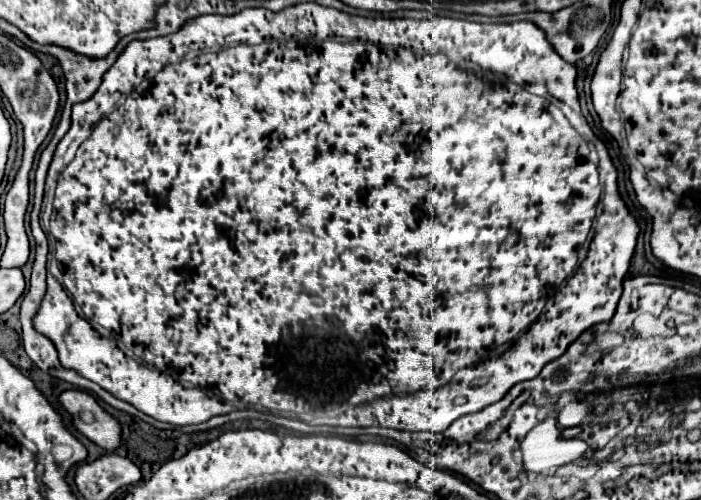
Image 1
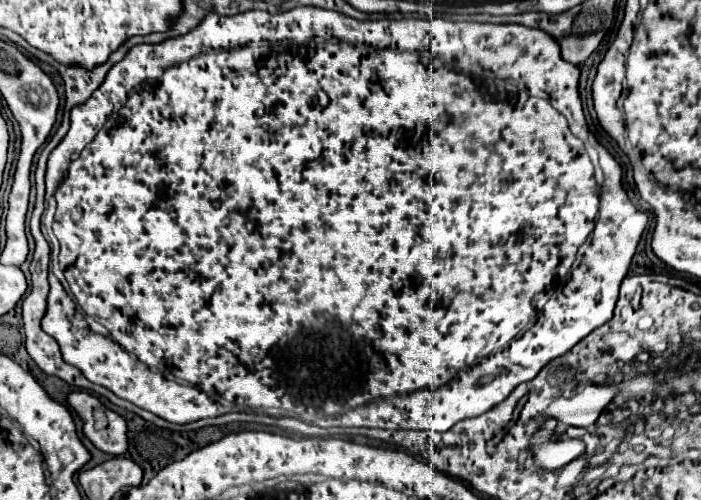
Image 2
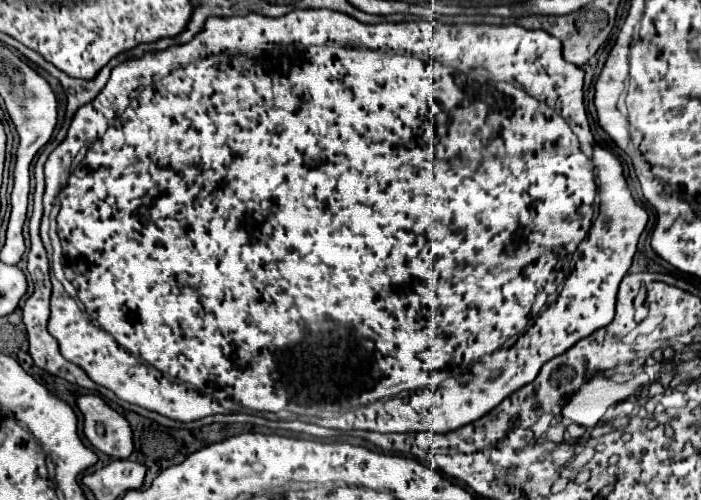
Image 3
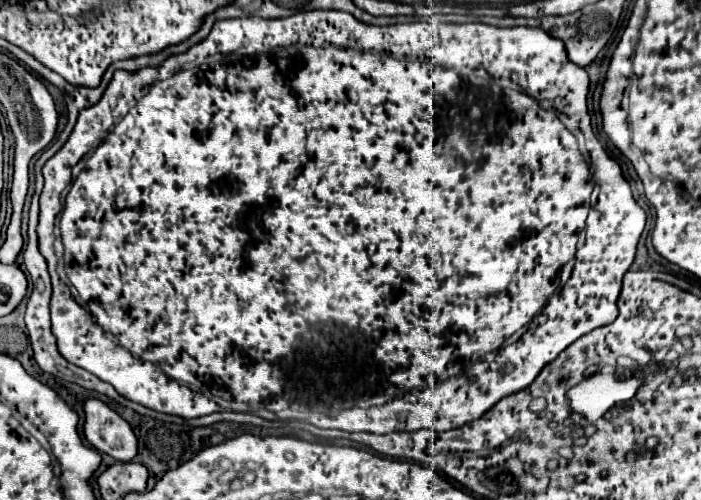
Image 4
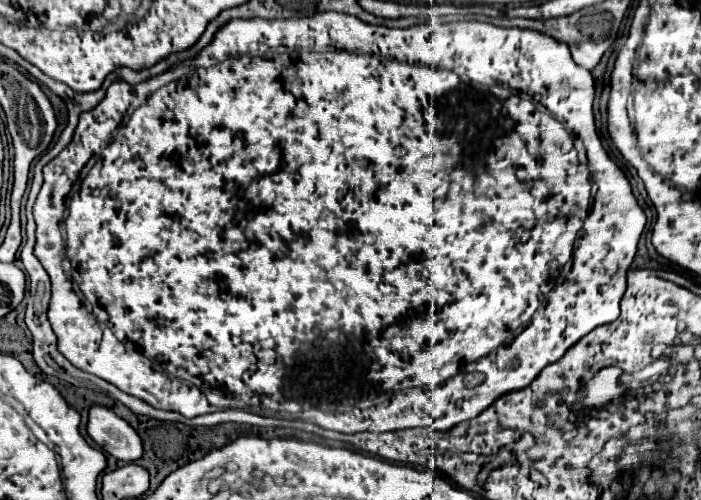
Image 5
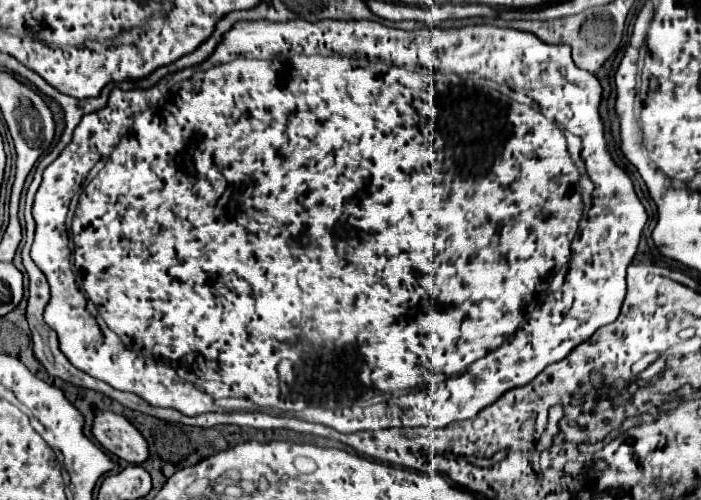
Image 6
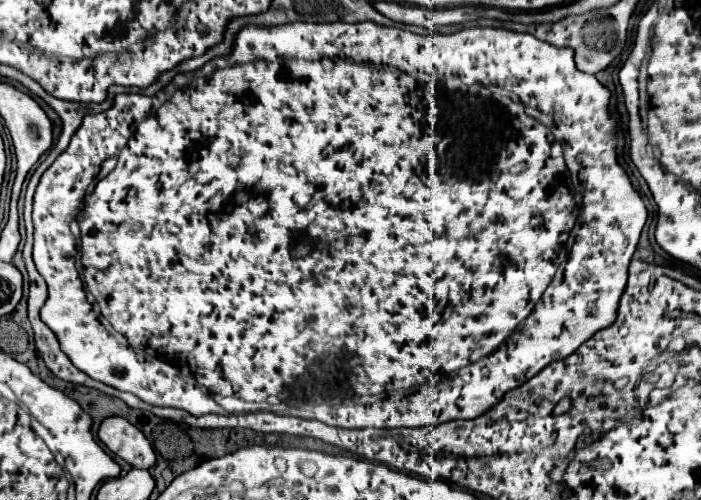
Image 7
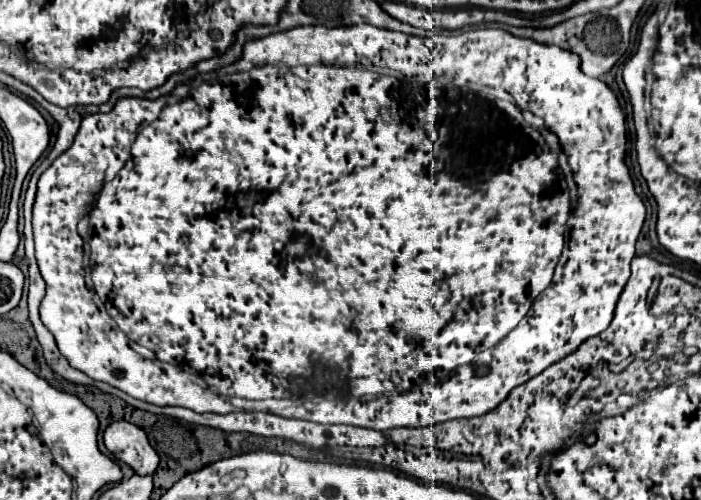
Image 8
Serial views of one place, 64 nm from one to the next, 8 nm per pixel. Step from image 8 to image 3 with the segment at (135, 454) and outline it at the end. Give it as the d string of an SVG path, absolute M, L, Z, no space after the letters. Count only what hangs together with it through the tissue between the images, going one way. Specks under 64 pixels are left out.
M96 394L78 396L76 406L86 418L86 438L94 448L112 458L128 458L132 454L132 430L124 416Z

